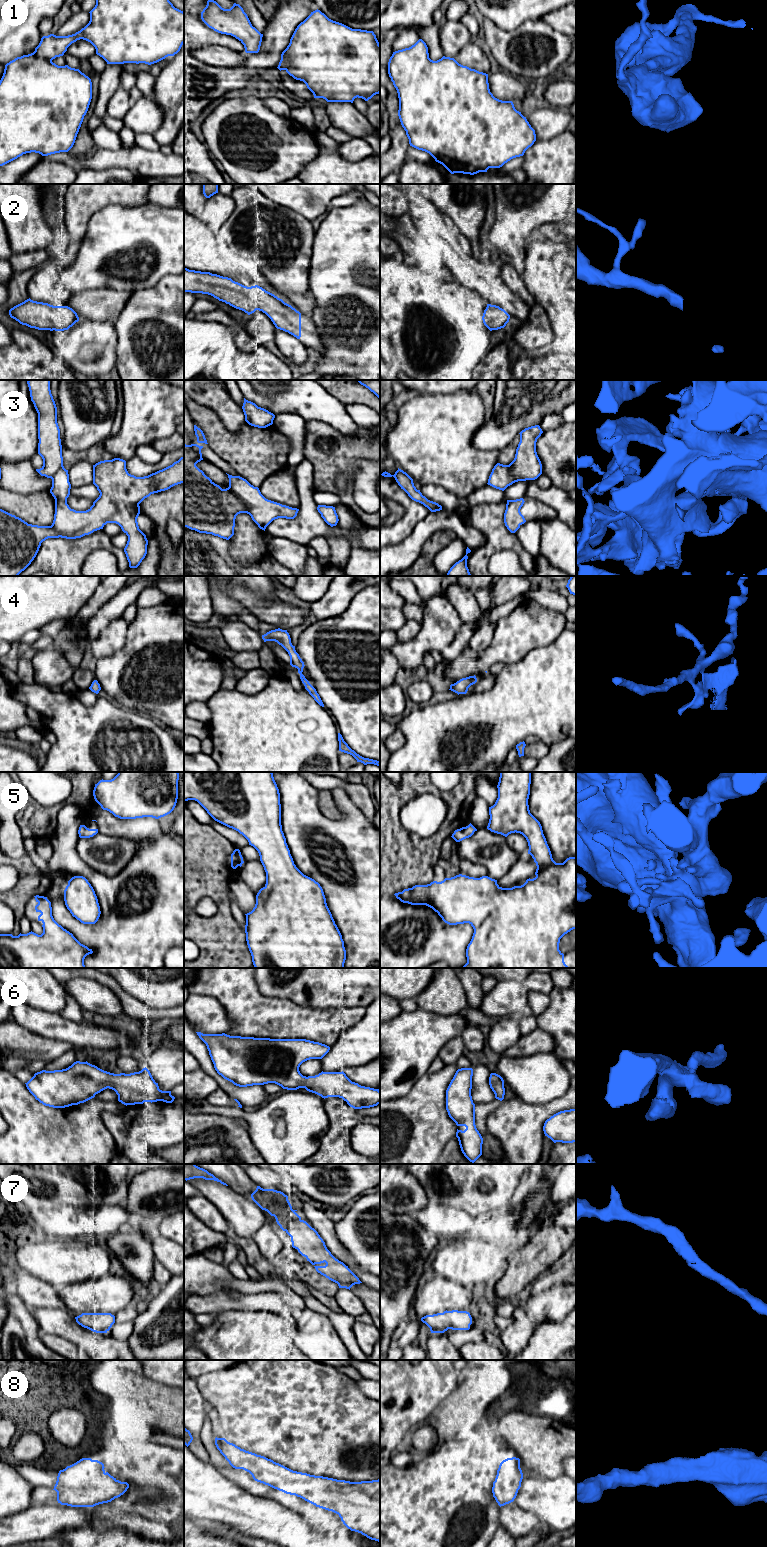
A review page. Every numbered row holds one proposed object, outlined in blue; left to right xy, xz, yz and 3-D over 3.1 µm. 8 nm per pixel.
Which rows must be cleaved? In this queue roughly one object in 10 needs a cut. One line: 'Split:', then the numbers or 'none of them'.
Split: none of them

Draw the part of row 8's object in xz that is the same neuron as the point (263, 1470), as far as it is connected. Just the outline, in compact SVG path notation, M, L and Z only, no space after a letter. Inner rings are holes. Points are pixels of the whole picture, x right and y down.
M216 1437L215 1445L233 1468L249 1472L255 1481L332 1511L351 1531L380 1542L380 1479L350 1482L310 1475L241 1449L225 1438Z

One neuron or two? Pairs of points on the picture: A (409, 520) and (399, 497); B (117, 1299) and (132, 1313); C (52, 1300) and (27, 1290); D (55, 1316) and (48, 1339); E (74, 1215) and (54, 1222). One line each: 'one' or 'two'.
A: one
B: two
C: one
D: two
E: one

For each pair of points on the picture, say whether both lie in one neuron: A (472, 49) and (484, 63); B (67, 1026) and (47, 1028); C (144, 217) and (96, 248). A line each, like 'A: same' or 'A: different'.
A: same
B: same
C: same

